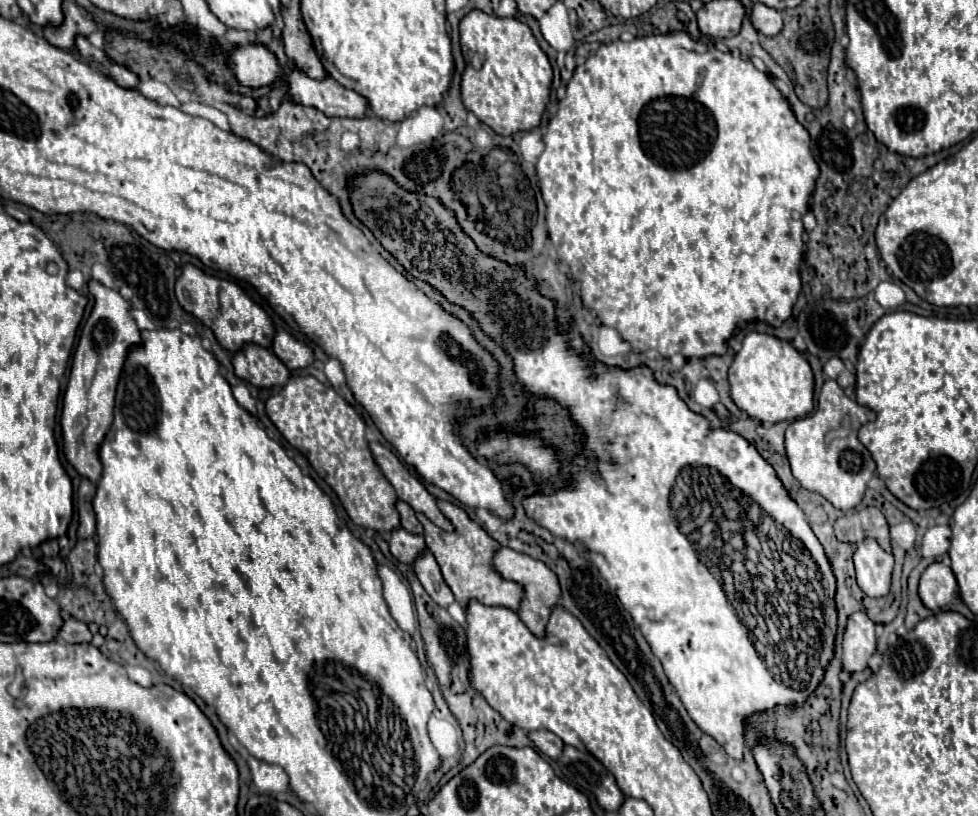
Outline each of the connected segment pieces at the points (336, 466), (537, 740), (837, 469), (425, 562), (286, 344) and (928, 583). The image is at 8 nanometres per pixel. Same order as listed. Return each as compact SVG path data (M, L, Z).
M295 376L267 400L265 412L285 440L303 452L315 472L335 490L357 526L377 532L399 528L399 512L395 508L397 494L373 460L365 438L365 422L331 386L321 384L313 376Z
M549 730L531 732L529 738L533 740L533 744L537 746L537 750L539 750L541 754L545 754L545 756L549 756L549 758L553 758L553 760L557 760L557 758L561 756L563 746L565 746L563 740L561 740L559 736L555 736L553 732L549 732Z
M825 380L817 400L817 410L795 420L785 434L785 448L793 476L803 488L821 494L839 510L853 510L859 506L867 482L875 474L875 460L857 438L859 428L867 424L869 418L873 418L869 408L847 398L837 382Z
M425 550L425 554L421 554L421 558L415 560L415 574L419 578L419 582L423 584L423 588L427 590L427 594L441 606L447 608L449 604L455 602L451 588L445 584L439 564L435 560L435 556L431 552Z
M279 332L273 340L273 352L289 370L305 368L313 362L313 350L289 332Z
M933 562L919 582L919 596L929 610L939 610L959 598L959 586L949 566Z

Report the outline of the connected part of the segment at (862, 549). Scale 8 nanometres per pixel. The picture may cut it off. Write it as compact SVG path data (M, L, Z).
M873 538L857 544L855 550L857 584L867 596L885 596L891 586L893 554L885 552Z

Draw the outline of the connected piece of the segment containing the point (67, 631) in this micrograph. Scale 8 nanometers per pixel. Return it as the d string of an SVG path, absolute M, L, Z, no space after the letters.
M75 618L67 620L59 632L61 640L67 644L81 644L81 642L91 642L91 632L85 622L79 622Z

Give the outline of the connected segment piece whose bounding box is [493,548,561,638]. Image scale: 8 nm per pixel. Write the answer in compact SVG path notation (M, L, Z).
M501 548L497 554L495 554L495 560L493 560L497 572L507 578L507 580L515 580L523 586L525 590L525 598L517 610L519 618L525 622L525 626L537 636L537 638L545 638L545 628L547 628L547 622L549 622L549 614L553 610L553 606L557 606L561 602L561 586L559 586L559 580L557 580L557 574L547 568L541 560L535 560L527 554L521 554L521 552L515 552L511 548Z

